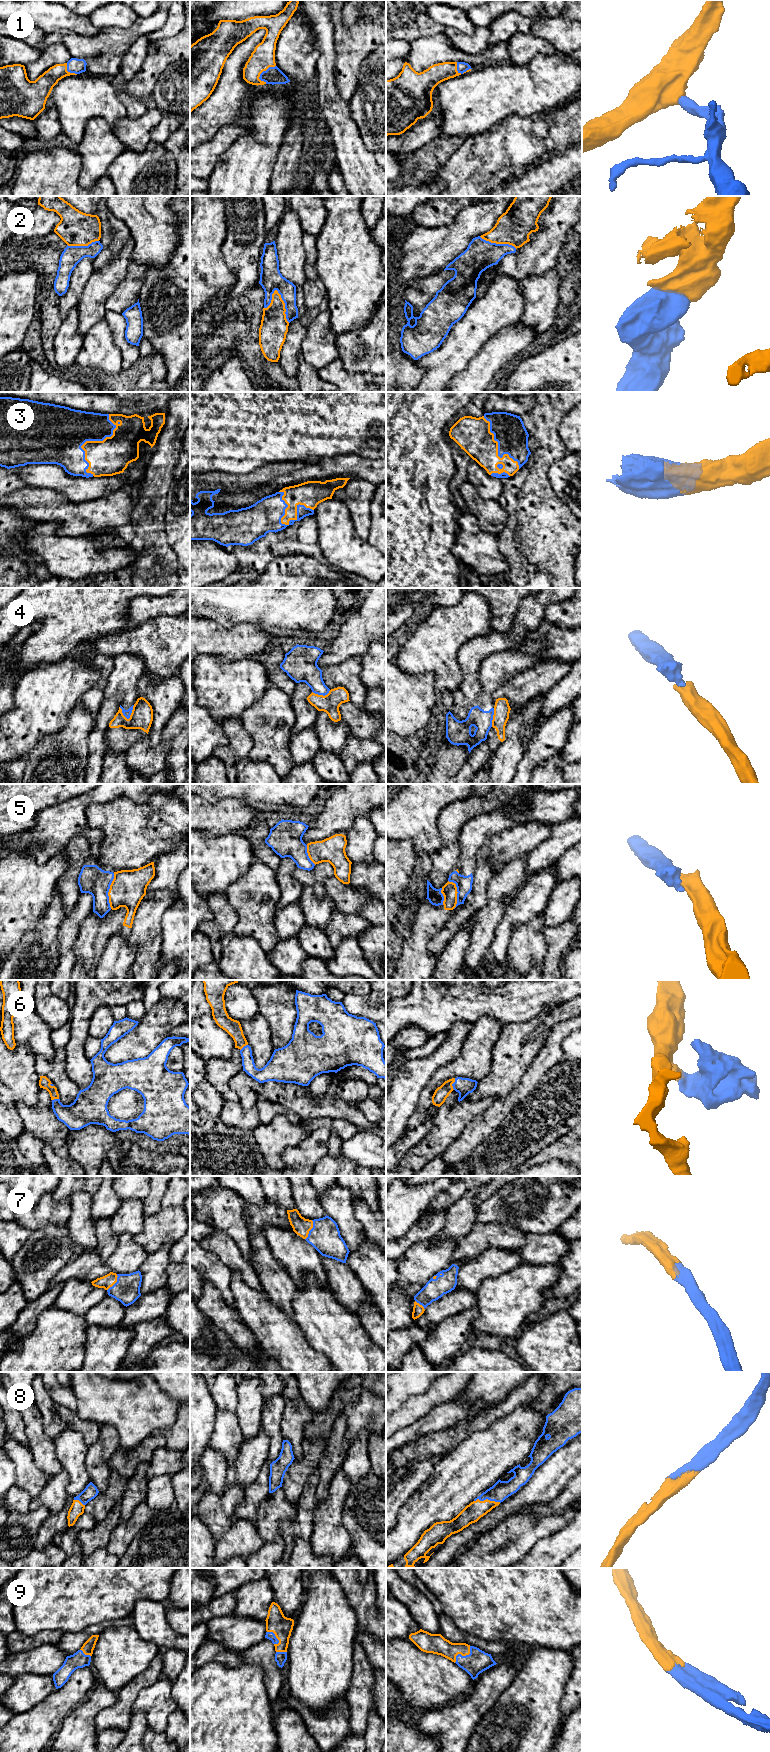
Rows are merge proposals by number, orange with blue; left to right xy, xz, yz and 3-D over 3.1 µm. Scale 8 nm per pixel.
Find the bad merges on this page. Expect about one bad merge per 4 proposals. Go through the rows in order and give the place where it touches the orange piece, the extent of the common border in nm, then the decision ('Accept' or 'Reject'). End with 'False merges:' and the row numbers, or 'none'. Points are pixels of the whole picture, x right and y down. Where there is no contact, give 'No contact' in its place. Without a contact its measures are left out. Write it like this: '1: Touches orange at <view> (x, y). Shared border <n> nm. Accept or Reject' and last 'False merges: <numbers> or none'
1: Touches orange at xz (265, 70). Shared border 180 nm. Accept
2: Touches orange at xz (284, 306). Shared border 300 nm. Reject
3: Touches orange at xy (91, 441). Shared border 500 nm. Accept
4: Touches orange at xy (132, 712). Shared border 130 nm. Reject
5: Touches orange at xy (109, 891). Shared border 280 nm. Reject
6: Touches orange at yz (452, 1083). Shared border 100 nm. Accept
7: Touches orange at xz (310, 1229). Shared border 170 nm. Accept
8: Touches orange at yz (487, 1499). Shared border 220 nm. Accept
9: Touches orange at yz (463, 1655). Shared border 190 nm. Accept
False merges: 2, 4, 5

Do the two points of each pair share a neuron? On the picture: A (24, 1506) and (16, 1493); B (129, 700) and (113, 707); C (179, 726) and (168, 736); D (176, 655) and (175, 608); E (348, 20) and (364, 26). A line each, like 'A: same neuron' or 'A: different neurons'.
A: same neuron
B: different neurons
C: same neuron
D: different neurons
E: different neurons

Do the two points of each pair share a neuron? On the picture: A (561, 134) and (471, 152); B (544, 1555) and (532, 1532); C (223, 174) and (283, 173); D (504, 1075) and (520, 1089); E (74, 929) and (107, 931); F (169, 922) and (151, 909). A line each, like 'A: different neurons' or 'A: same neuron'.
A: same neuron
B: different neurons
C: different neurons
D: different neurons
E: different neurons
F: different neurons

